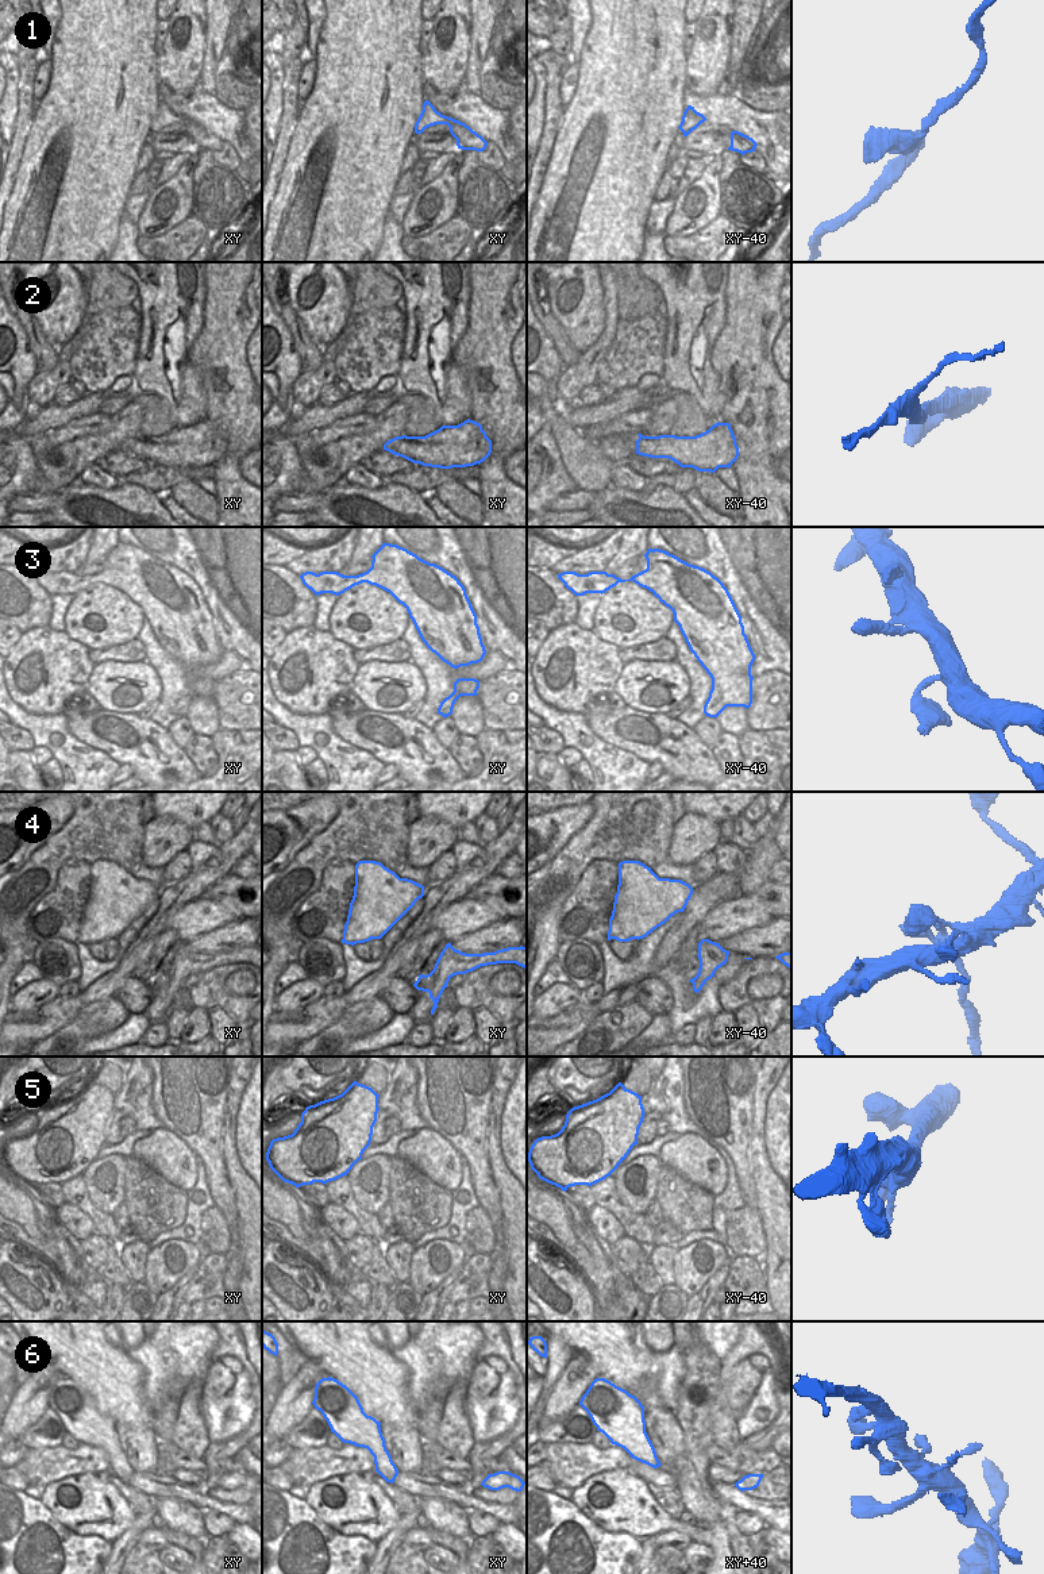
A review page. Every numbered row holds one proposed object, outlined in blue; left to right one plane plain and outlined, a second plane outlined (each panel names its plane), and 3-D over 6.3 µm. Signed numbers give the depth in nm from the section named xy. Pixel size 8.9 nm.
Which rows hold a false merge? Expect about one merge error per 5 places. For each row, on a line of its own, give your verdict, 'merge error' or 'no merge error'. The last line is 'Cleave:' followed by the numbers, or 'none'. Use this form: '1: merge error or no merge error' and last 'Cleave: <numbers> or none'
1: no merge error
2: no merge error
3: no merge error
4: merge error
5: no merge error
6: no merge error
Cleave: 4

